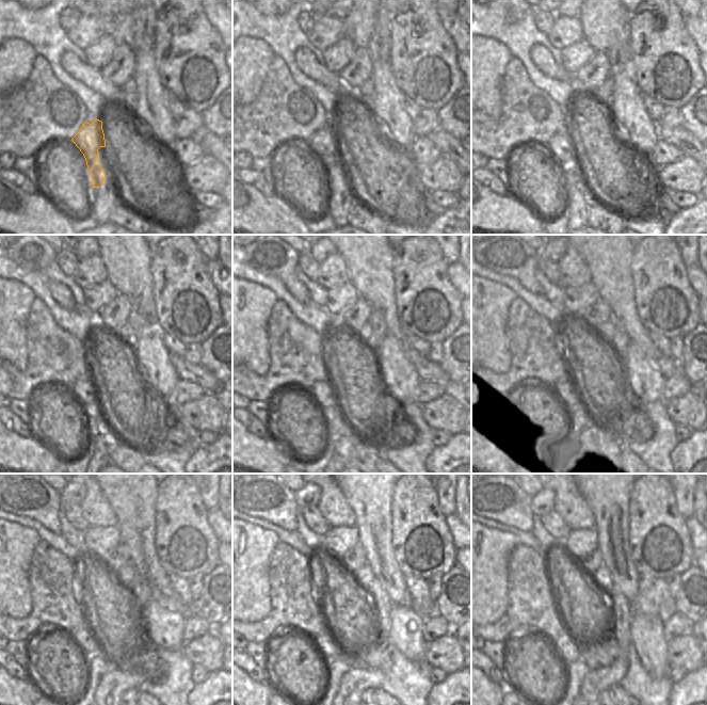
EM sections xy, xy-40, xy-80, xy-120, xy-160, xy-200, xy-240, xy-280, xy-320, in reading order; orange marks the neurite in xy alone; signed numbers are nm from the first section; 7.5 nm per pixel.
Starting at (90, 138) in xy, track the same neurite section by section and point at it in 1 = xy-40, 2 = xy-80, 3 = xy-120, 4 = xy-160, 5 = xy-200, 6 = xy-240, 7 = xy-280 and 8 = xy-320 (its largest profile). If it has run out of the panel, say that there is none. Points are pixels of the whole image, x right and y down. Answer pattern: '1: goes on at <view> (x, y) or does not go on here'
1: goes on at xy-40 (325, 143)
2: goes on at xy-80 (562, 146)
3: goes on at xy-120 (84, 391)
4: goes on at xy-160 (322, 393)
5: goes on at xy-200 (563, 394)
6: goes on at xy-240 (85, 637)
7: goes on at xy-280 (325, 643)
8: goes on at xy-320 (568, 650)

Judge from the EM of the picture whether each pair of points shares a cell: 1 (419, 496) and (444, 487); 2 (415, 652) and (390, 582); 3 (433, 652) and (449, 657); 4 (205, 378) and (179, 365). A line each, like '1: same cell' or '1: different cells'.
1: different cells
2: different cells
3: same cell
4: same cell

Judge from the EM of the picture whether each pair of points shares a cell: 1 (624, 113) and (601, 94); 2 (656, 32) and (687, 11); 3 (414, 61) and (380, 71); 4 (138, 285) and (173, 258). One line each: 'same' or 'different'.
1: different
2: different
3: different
4: different

